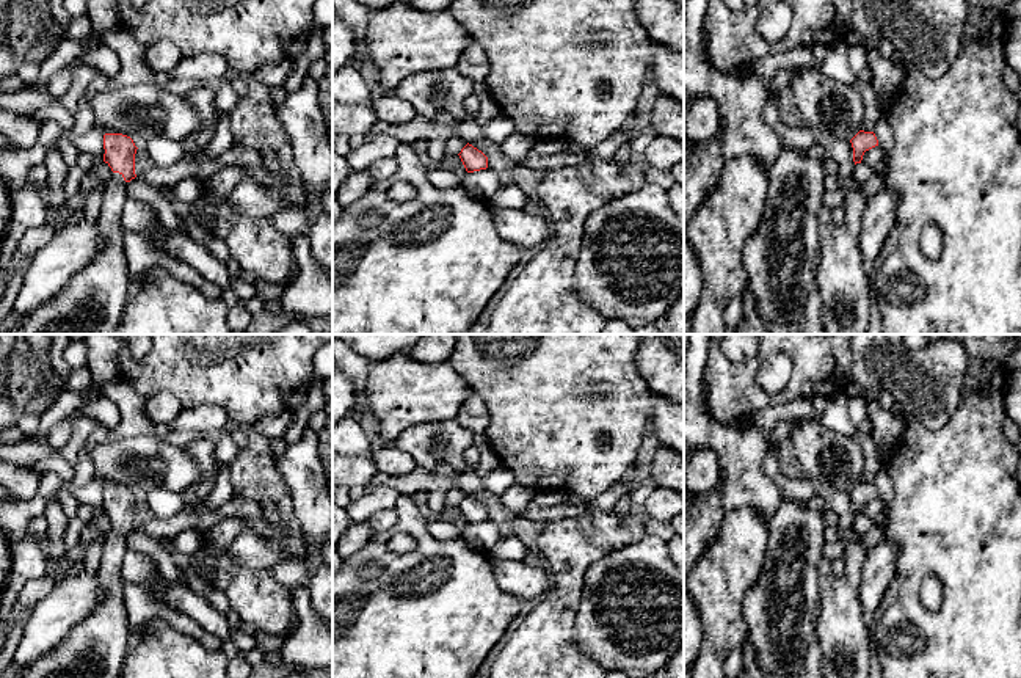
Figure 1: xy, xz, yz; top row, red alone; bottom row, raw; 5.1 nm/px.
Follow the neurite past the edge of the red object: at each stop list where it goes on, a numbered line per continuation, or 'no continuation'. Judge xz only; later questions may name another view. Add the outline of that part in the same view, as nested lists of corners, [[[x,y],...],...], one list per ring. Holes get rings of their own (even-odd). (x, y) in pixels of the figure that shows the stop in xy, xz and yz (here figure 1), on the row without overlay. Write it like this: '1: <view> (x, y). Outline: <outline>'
no continuation

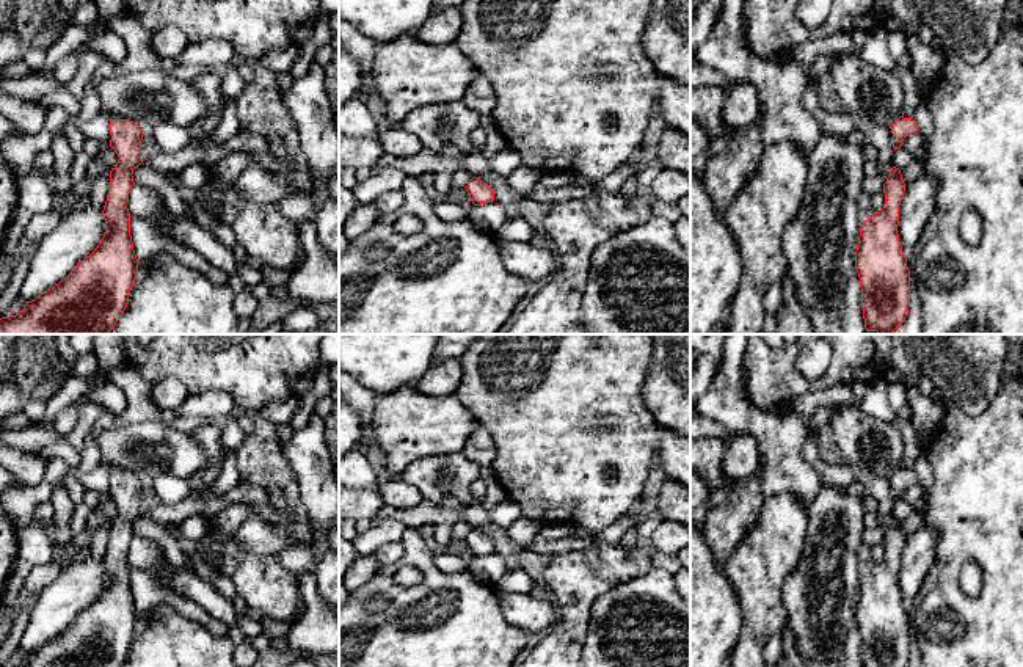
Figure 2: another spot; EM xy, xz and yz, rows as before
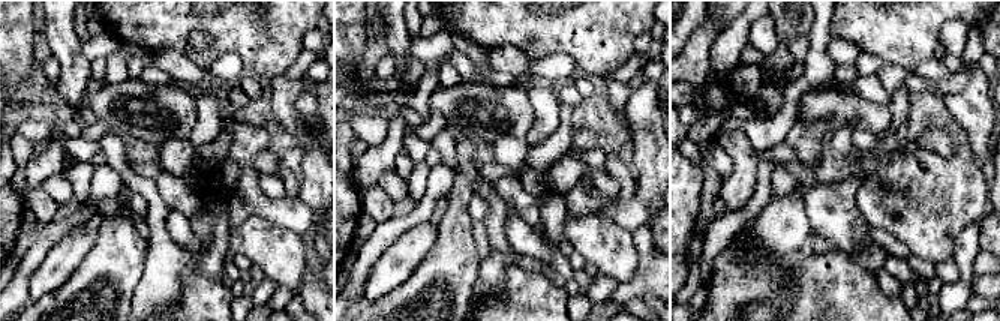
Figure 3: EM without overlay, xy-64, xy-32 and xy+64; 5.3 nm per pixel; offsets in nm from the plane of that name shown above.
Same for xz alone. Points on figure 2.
no continuation

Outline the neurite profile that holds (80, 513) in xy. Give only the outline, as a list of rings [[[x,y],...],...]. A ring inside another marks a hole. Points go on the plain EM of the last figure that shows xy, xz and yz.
[[[111,499],[102,502],[97,508],[89,507],[85,502],[77,504],[71,516],[71,538],[75,538],[86,529],[86,519],[96,510],[100,510],[108,519],[115,519],[119,512],[118,505]]]

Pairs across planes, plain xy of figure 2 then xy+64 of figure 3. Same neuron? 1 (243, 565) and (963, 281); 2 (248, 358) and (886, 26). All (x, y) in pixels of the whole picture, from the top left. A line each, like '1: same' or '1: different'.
1: different
2: same

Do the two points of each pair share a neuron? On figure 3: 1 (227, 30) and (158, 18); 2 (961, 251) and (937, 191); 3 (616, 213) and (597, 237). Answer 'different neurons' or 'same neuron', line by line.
1: same neuron
2: different neurons
3: different neurons

